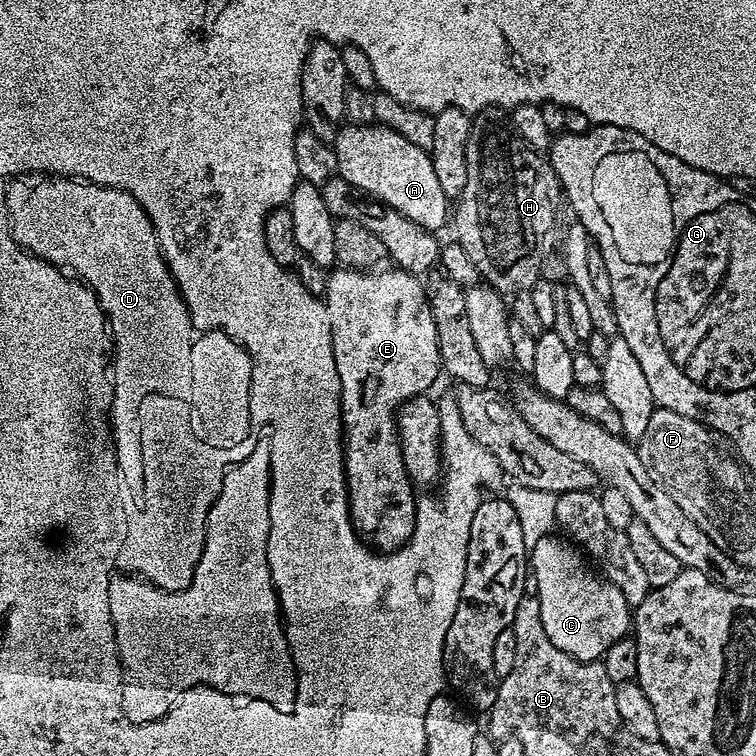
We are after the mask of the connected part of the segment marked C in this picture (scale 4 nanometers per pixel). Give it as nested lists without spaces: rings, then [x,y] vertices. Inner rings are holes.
[[[549,534],[538,538],[538,542],[530,550],[530,575],[536,580],[536,597],[542,610],[542,626],[546,626],[546,638],[550,638],[550,642],[554,642],[558,650],[566,650],[570,658],[578,658],[582,662],[600,660],[606,650],[614,646],[614,642],[629,635],[634,624],[634,612],[626,598],[622,598],[622,590],[605,580],[585,559],[581,549],[569,543],[563,535]]]

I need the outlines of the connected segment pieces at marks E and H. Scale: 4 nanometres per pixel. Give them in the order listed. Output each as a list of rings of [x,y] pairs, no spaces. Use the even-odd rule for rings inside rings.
[[[340,266],[329,271],[327,276],[328,285],[322,291],[322,299],[330,314],[334,366],[338,366],[348,513],[357,533],[373,549],[387,554],[408,542],[414,530],[418,499],[414,481],[404,465],[400,435],[396,429],[396,413],[408,400],[425,395],[429,391],[428,387],[442,376],[438,330],[434,330],[434,314],[430,314],[428,293],[419,275],[412,275],[395,266],[383,270]]]
[[[486,108],[472,120],[470,126],[470,138],[466,138],[466,186],[462,190],[462,194],[454,204],[454,224],[456,220],[456,236],[455,239],[462,246],[462,250],[466,250],[468,262],[471,267],[481,275],[479,276],[489,287],[494,288],[497,292],[508,296],[516,295],[517,292],[531,291],[533,285],[537,283],[543,275],[543,260],[544,256],[538,254],[532,256],[536,252],[536,247],[539,246],[540,240],[544,240],[552,232],[552,227],[556,224],[556,211],[560,208],[560,200],[562,204],[562,189],[560,180],[554,174],[551,164],[541,153],[528,147],[512,130],[507,123],[504,124],[500,120],[495,120],[498,116],[497,109]]]

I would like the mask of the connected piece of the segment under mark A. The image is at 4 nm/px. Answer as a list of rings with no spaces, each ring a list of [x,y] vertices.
[[[369,122],[369,124],[345,123],[336,133],[334,141],[336,153],[336,171],[339,179],[345,180],[357,193],[373,200],[379,200],[387,208],[398,210],[410,222],[418,222],[427,232],[439,233],[439,228],[450,220],[450,198],[442,194],[442,186],[438,186],[438,178],[434,175],[434,162],[431,155],[423,152],[414,142],[402,138],[398,130],[390,130],[384,124]]]

